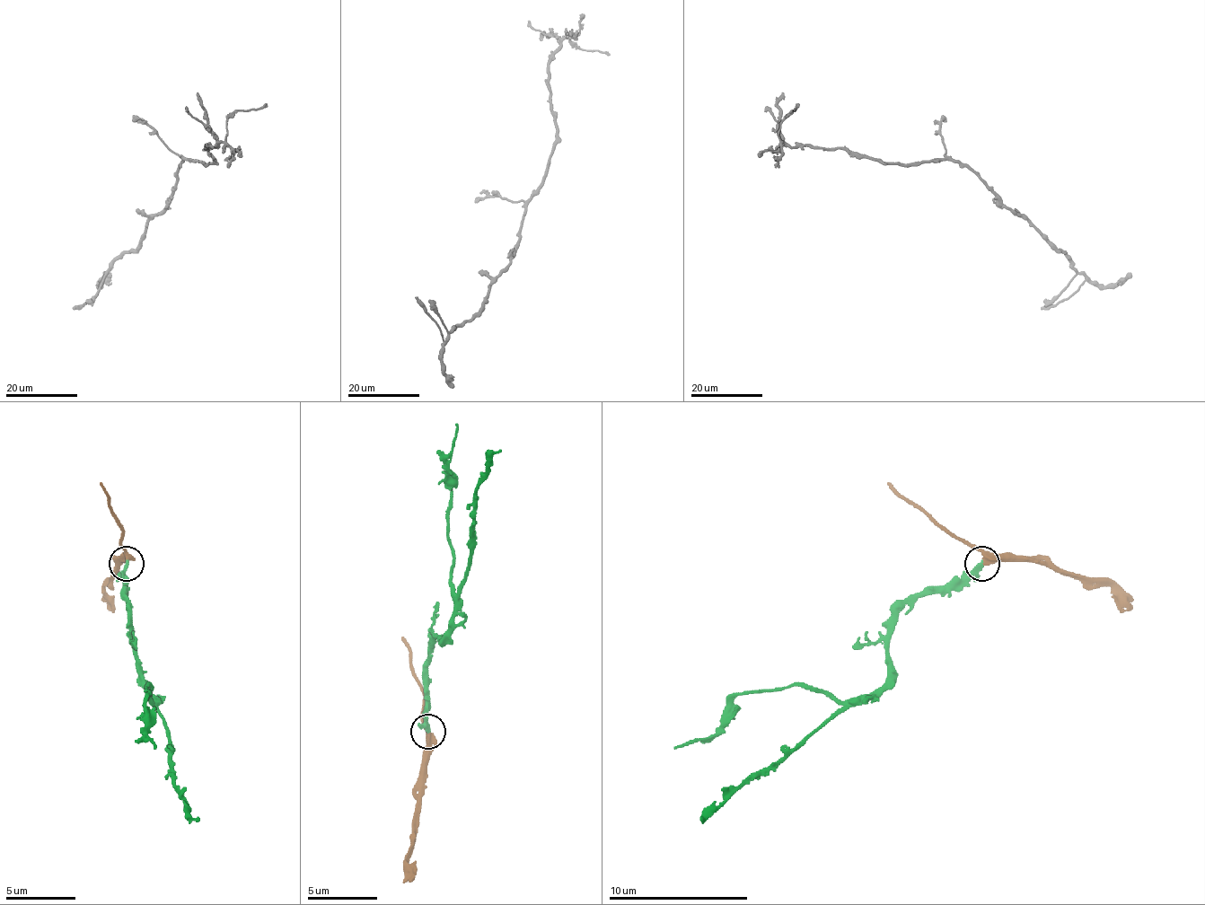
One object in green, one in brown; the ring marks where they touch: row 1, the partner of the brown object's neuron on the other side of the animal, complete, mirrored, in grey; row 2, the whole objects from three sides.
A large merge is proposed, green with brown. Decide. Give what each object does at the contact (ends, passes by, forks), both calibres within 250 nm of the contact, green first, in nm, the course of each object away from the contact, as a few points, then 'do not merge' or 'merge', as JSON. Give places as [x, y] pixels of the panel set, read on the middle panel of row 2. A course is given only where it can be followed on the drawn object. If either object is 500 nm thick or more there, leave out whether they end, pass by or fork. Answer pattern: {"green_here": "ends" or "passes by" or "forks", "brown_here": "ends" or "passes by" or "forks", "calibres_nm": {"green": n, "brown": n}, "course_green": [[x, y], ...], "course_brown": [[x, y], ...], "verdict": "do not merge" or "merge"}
{"green_here": "passes by", "brown_here": "passes by", "calibres_nm": {"green": 220, "brown": 360}, "course_green": [[428, 732], [428, 652], [435, 637], [450, 627], [452, 595], [452, 550], [446, 466], [456, 424]], "course_brown": [[428, 732], [425, 791], [411, 837], [408, 865], [415, 872]], "verdict": "merge"}

